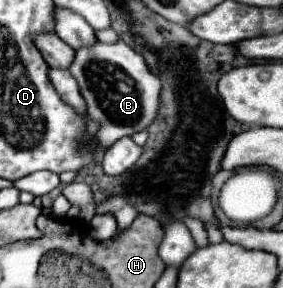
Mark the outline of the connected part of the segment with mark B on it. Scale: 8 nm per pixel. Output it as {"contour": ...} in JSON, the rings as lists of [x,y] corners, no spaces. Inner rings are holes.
{"contour":[[[97,39],[95,45],[75,51],[69,71],[79,83],[89,115],[101,123],[101,129],[95,137],[99,147],[109,147],[121,139],[121,135],[133,135],[141,129],[147,129],[157,117],[161,93],[159,77],[147,69],[143,57],[139,57],[139,53],[135,53],[125,41],[117,39],[115,43],[103,43]]]}

